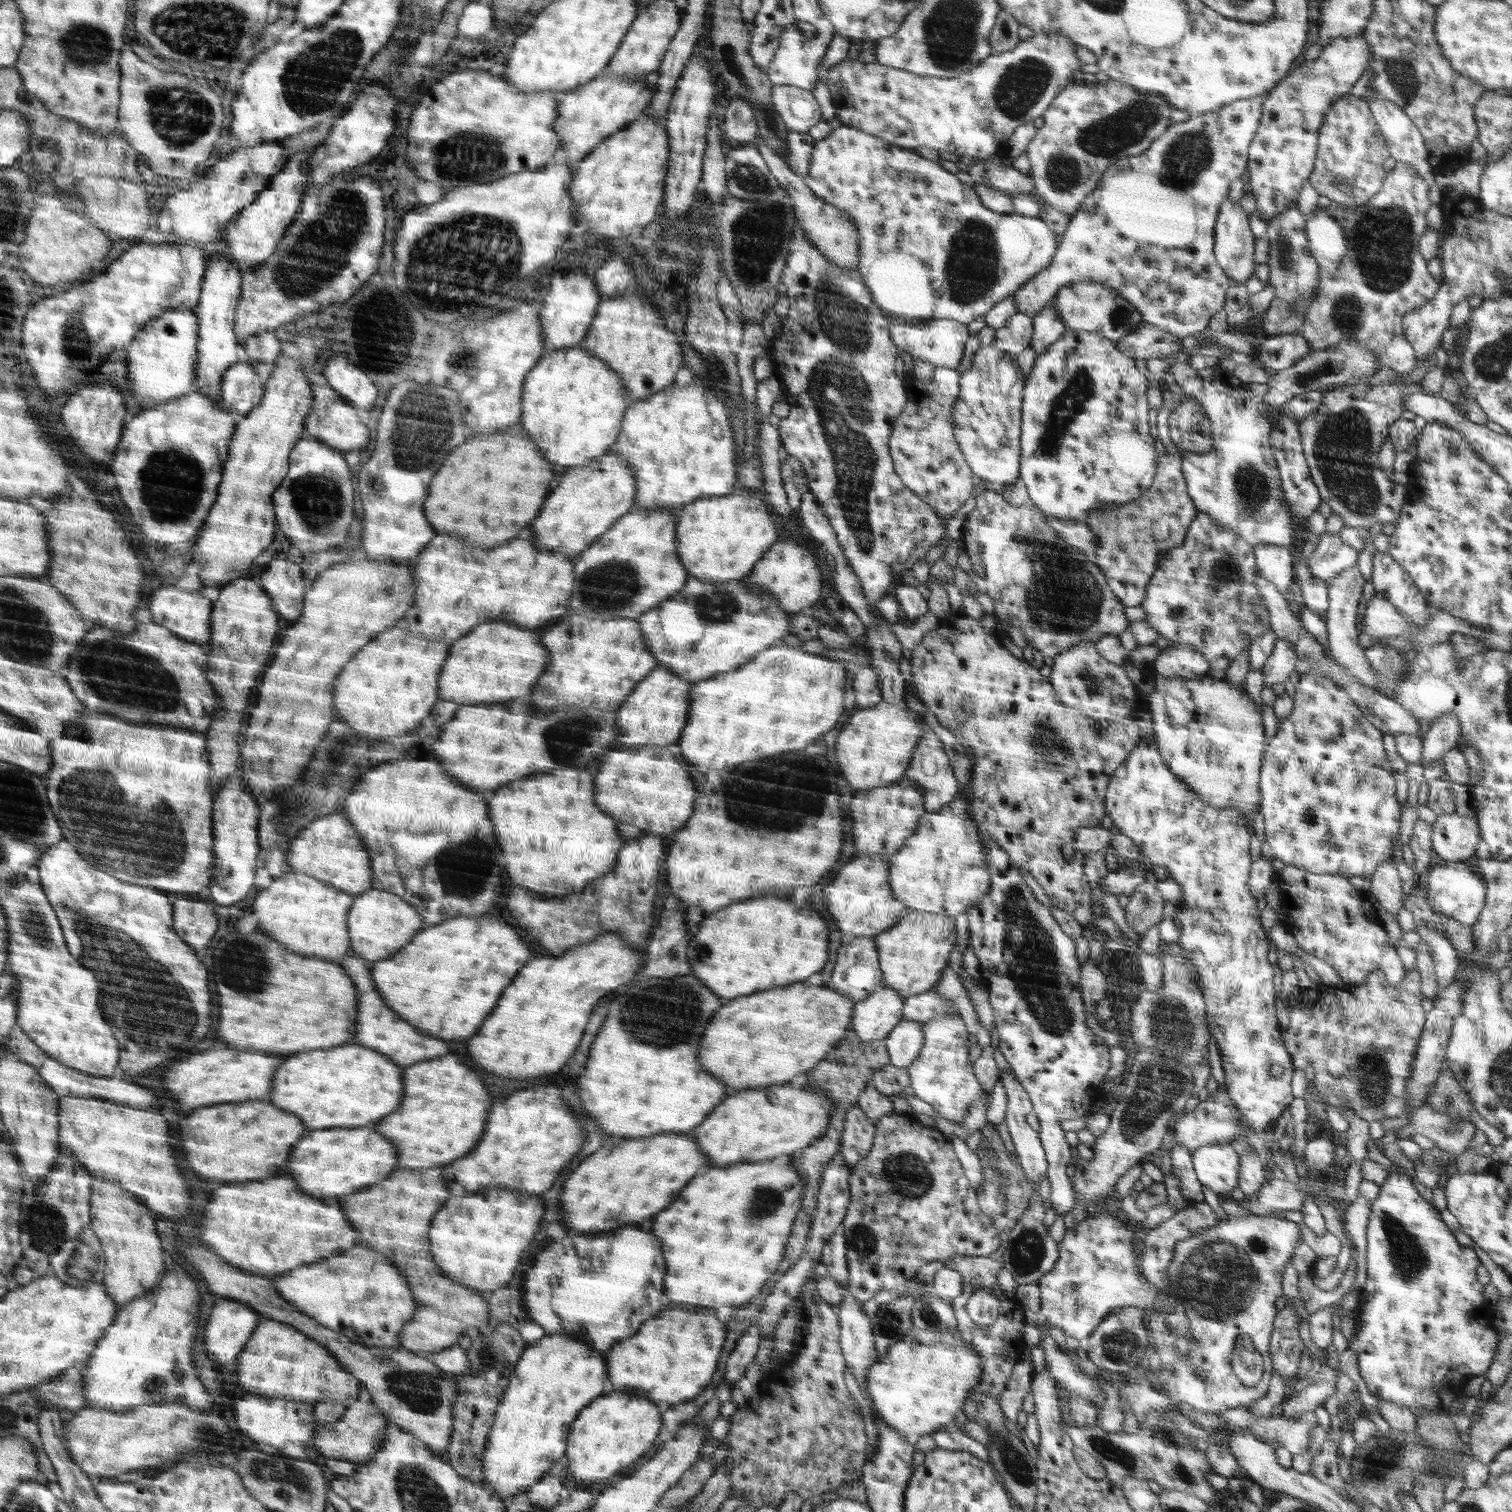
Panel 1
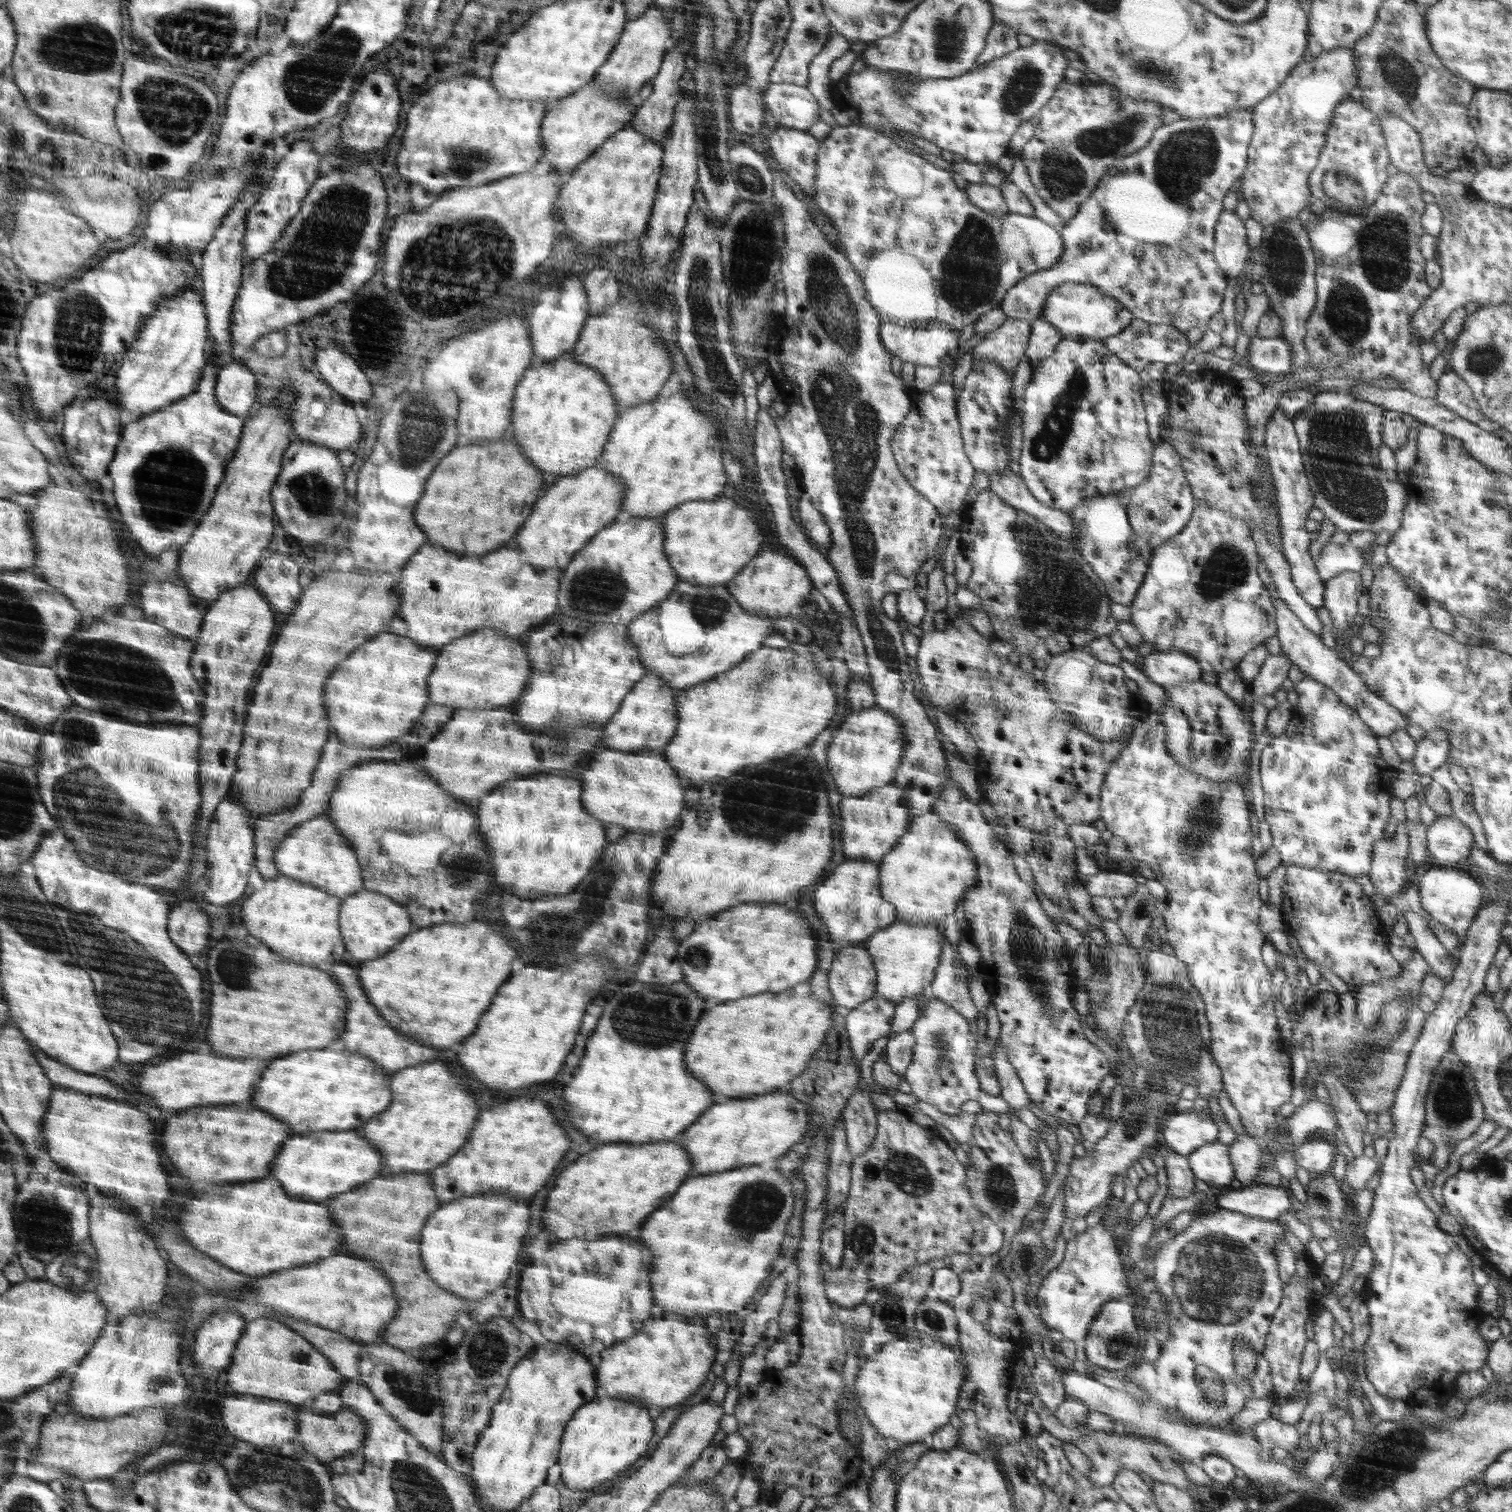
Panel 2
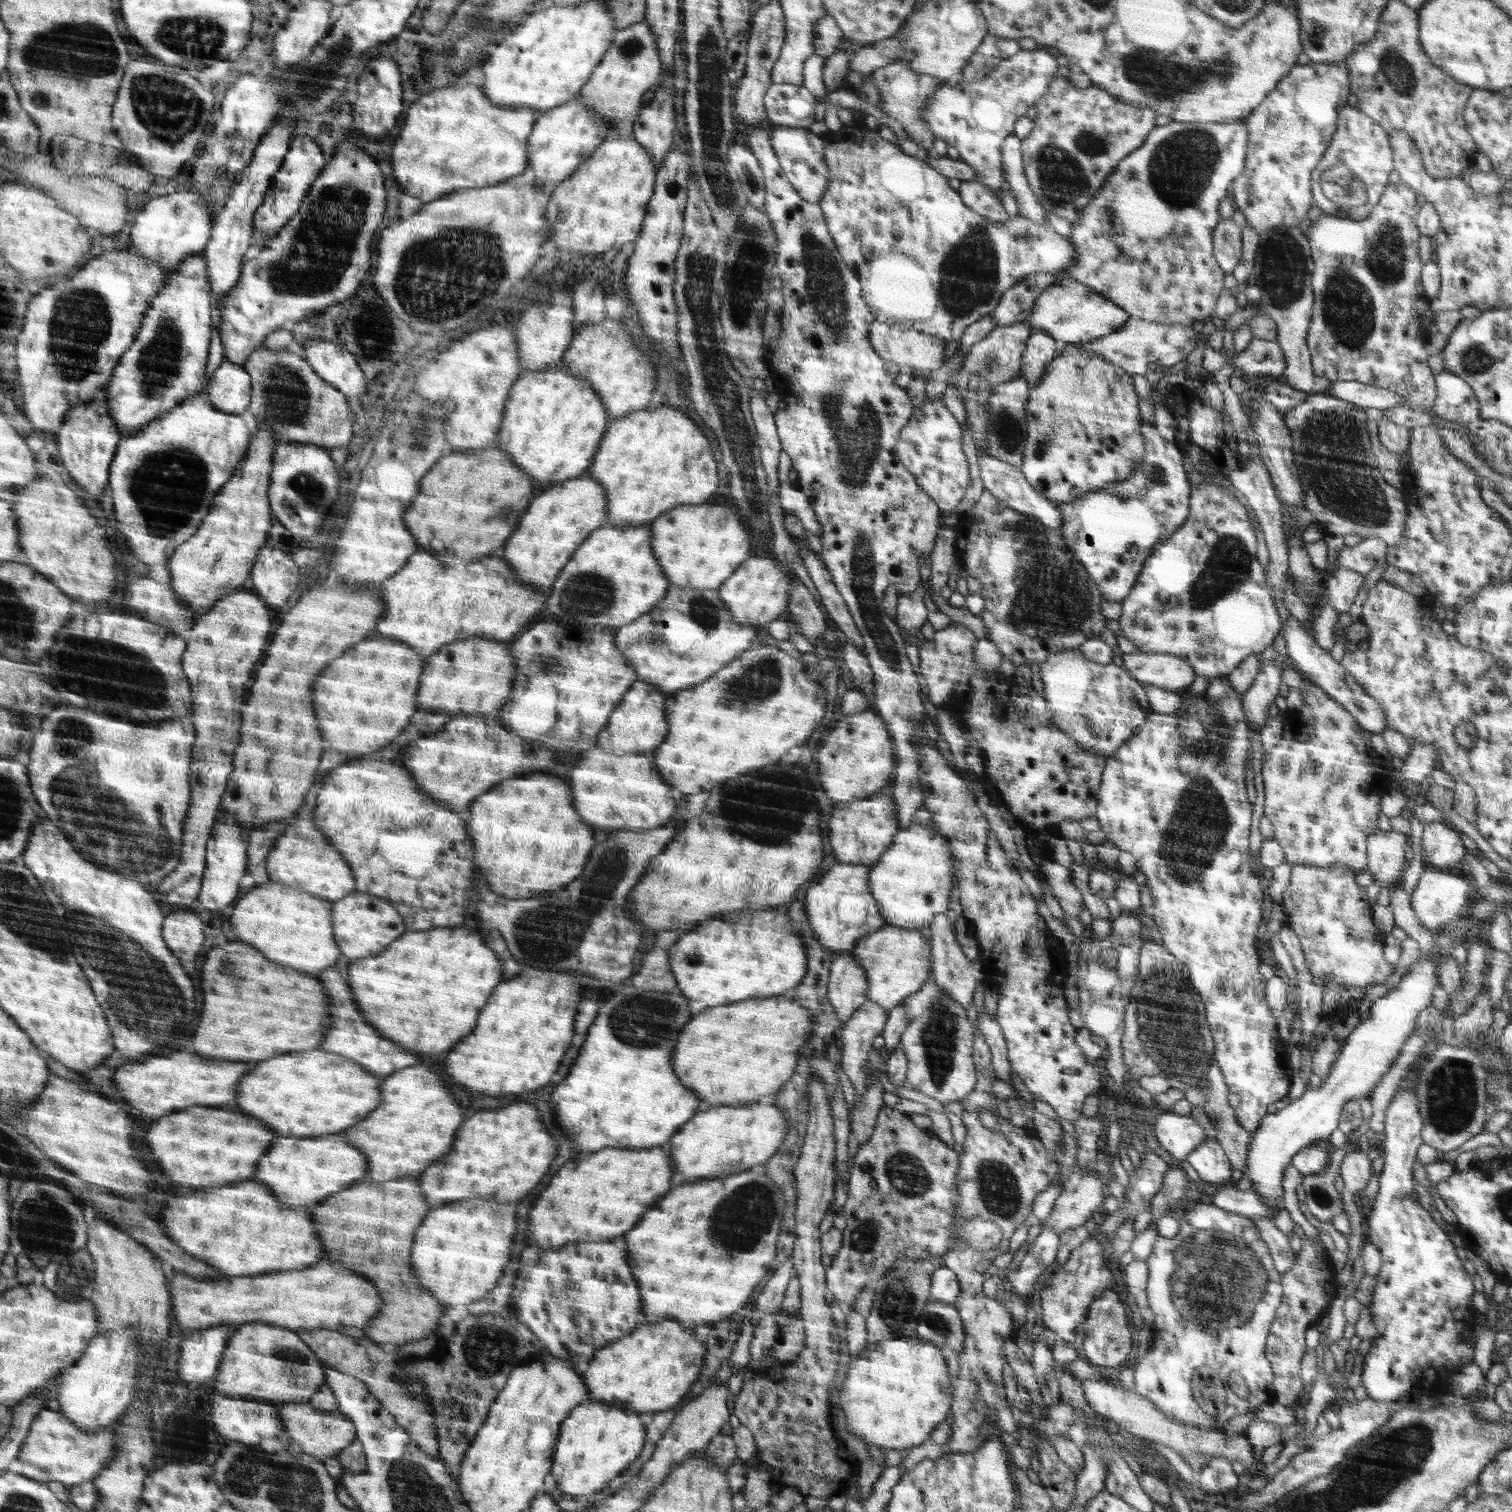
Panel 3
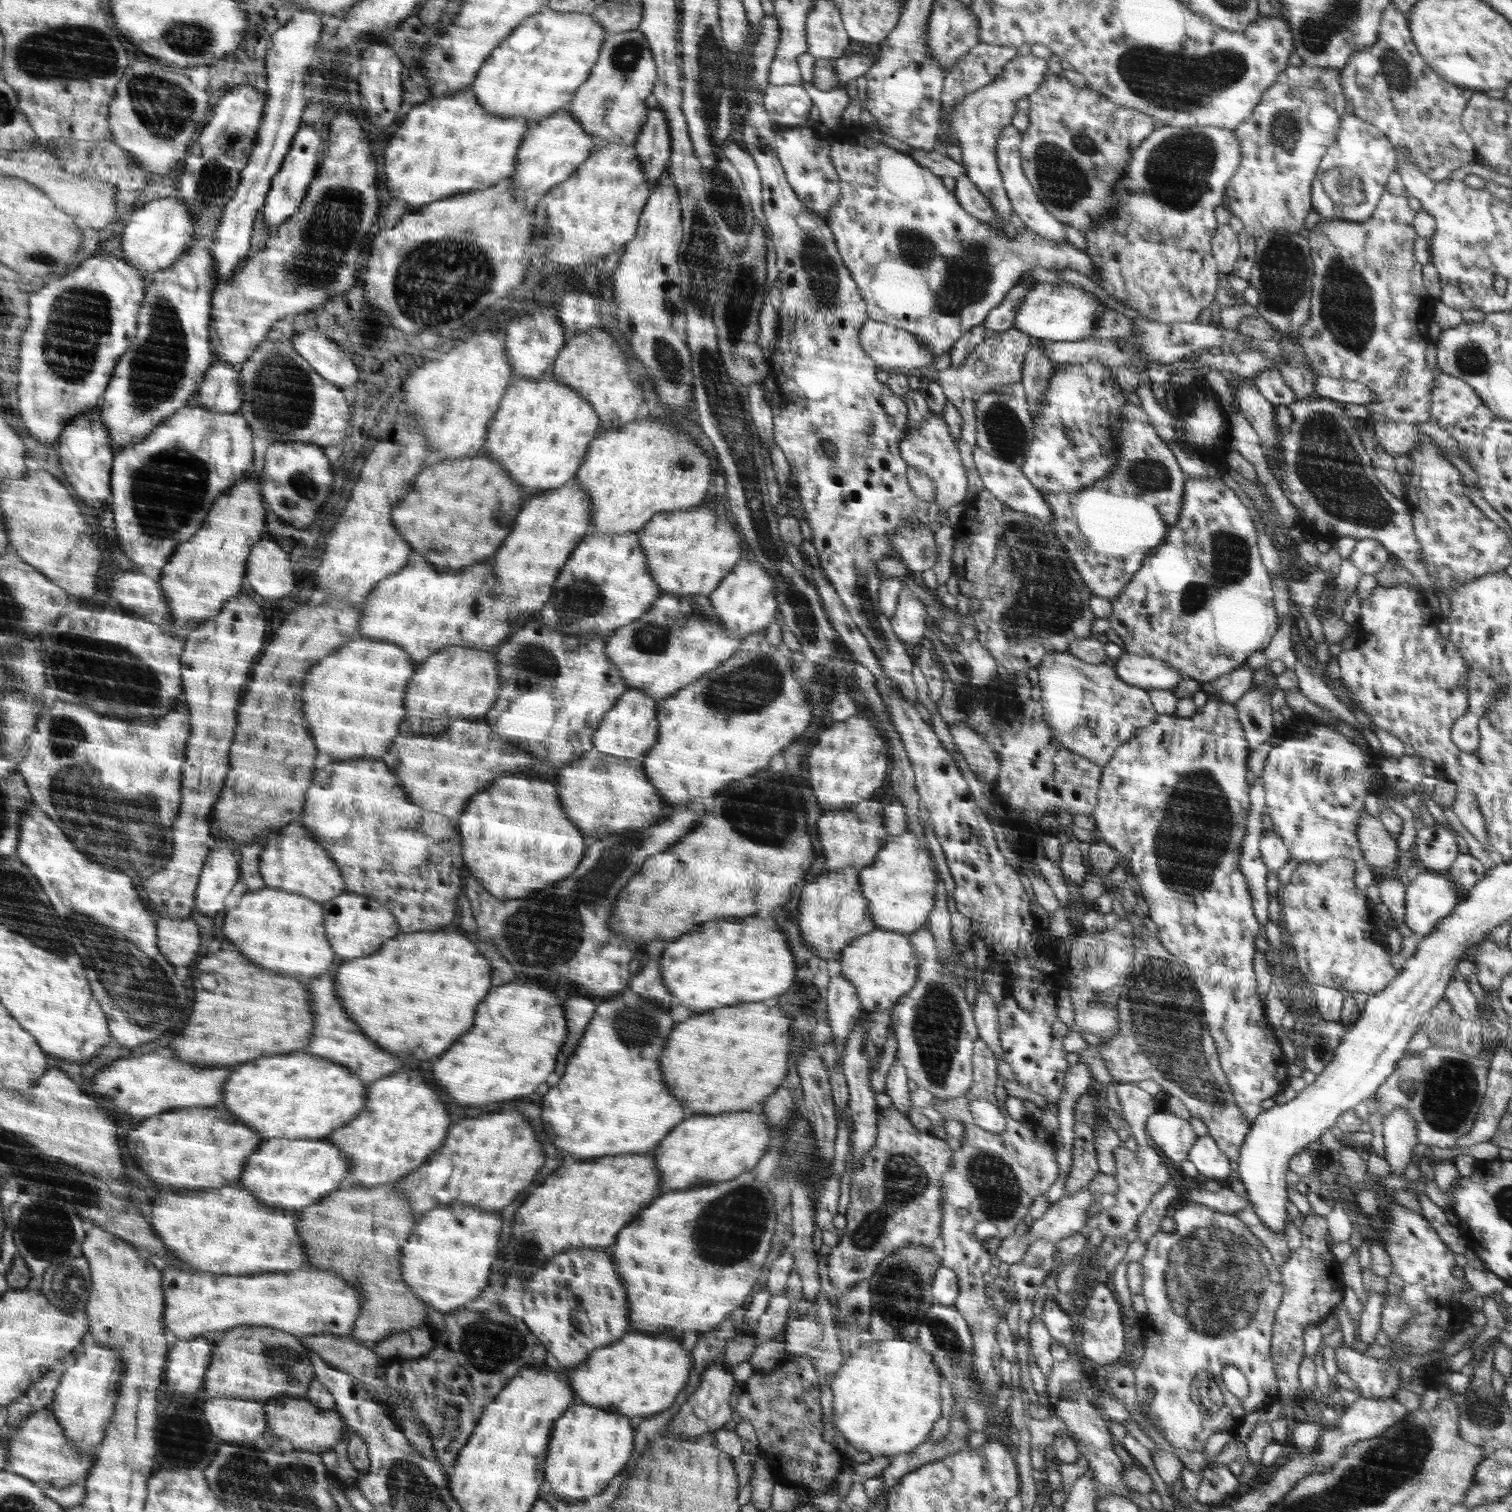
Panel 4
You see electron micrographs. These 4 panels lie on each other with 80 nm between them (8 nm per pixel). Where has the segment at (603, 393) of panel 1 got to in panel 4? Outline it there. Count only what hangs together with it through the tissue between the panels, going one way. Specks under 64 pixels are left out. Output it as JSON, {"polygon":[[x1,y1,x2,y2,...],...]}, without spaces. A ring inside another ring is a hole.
{"polygon":[[547,373,539,379,512,381,512,390,504,398,504,410,495,414,479,454,491,455,526,494,536,496,572,481,600,432,600,418,594,406,566,382]]}

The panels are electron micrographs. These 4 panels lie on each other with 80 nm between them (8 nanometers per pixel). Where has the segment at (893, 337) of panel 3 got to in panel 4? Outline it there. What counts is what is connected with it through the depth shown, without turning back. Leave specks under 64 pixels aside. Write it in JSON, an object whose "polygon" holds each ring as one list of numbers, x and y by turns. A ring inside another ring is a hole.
{"polygon":[[870,318,860,327,859,343,874,365,885,371,912,372,920,367,932,366,937,359,932,355,932,351,928,351,928,347,924,347,924,343,915,337,915,334]]}

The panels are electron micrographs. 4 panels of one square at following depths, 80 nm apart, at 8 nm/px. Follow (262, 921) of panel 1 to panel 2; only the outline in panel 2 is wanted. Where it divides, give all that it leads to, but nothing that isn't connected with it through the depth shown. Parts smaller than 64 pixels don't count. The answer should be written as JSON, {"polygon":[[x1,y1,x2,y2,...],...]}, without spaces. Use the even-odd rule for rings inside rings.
{"polygon":[[278,876,268,879,265,887,254,890,253,893,243,902,242,922,248,929,248,934,259,938,276,954,304,964,334,964,347,958,348,952,345,949,344,939,340,934,338,919,342,899,327,891,320,890,318,886,312,886,307,882,300,882,289,876]]}

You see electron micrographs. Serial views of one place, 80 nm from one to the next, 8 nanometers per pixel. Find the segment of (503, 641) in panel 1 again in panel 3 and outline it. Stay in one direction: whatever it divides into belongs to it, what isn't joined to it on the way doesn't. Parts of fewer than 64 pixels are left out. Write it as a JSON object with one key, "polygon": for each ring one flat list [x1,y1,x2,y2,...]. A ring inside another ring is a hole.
{"polygon":[[473,636,466,640,444,645,431,657,427,657,423,674,419,678,419,693,416,694,419,711,444,712,451,717,457,715,477,715,496,712,500,707,507,705,512,685,515,684,515,659,509,650,510,643,490,640,483,636]]}

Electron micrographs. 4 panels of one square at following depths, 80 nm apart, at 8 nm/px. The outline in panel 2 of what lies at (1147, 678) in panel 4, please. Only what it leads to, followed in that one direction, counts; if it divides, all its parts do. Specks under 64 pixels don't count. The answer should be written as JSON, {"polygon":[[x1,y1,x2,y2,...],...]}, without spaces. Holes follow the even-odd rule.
{"polygon":[[1157,651,1146,655,1141,664,1141,672,1158,686,1170,686,1182,682,1192,682,1202,676,1199,662,1185,651]]}

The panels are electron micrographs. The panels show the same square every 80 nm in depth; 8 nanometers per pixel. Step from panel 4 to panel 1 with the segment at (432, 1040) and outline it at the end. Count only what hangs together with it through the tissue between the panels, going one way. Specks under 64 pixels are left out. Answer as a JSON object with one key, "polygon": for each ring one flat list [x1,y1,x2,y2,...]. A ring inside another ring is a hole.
{"polygon":[[489,914,457,916,439,925,425,927,398,953,376,962,372,968,372,978,376,978,376,988,380,996,404,1022,450,1042,472,1036,484,1022,486,1014,496,1006,502,990,516,978,516,972,530,960,532,950,520,940,520,934,502,917]]}

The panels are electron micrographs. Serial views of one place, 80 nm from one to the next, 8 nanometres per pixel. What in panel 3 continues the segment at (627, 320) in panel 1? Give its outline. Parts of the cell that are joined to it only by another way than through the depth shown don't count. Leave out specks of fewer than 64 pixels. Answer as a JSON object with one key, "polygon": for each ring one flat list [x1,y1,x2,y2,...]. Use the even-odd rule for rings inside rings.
{"polygon":[[605,319,580,327,560,361,567,372,585,378,602,398,609,419,608,428,619,418,645,408,650,402,656,382,656,370,652,360,648,360,648,354,642,348,638,348,638,344,634,344,636,340,632,332,625,327,620,328,620,323,620,320]]}

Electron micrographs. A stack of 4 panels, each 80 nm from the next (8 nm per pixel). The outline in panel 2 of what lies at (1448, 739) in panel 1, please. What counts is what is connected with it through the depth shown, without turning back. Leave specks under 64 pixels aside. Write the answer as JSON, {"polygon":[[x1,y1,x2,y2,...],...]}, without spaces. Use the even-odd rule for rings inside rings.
{"polygon":[[1442,729,1432,731,1416,744,1416,752,1414,752,1414,758,1411,760,1412,766,1419,775,1430,775,1436,768,1447,763,1450,748,1448,735]]}

